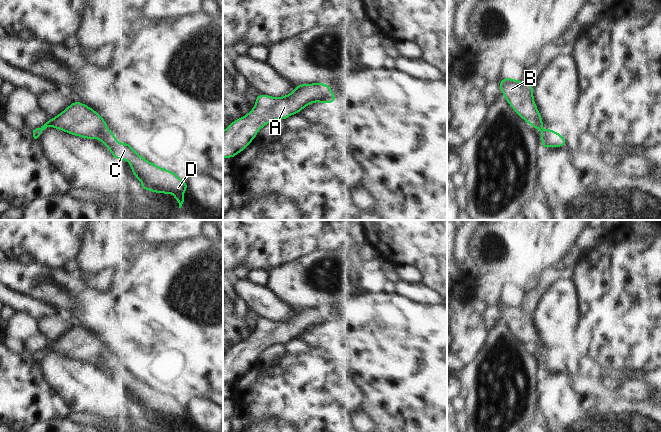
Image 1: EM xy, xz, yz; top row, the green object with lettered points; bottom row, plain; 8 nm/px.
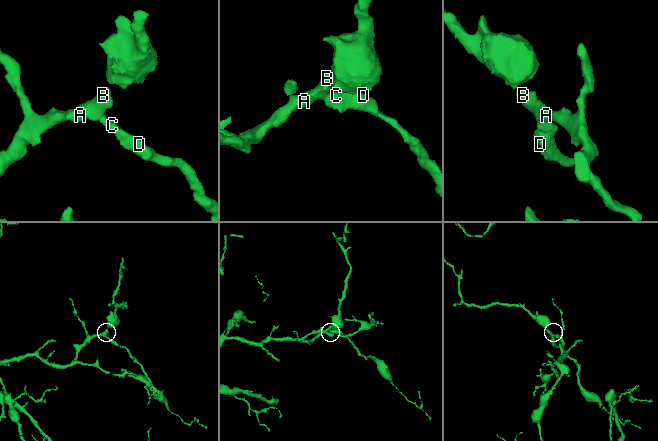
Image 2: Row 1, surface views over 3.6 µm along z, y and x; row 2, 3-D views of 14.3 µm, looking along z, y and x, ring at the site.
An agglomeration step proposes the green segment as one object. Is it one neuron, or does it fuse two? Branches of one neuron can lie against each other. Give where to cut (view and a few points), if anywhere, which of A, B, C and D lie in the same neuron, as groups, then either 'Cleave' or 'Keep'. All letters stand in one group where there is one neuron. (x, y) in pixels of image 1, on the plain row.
Split along xz (331, 316), (327, 326). Groups: A B / C D. Cleave.

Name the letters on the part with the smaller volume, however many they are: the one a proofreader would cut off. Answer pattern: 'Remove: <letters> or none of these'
Remove: C, D.

